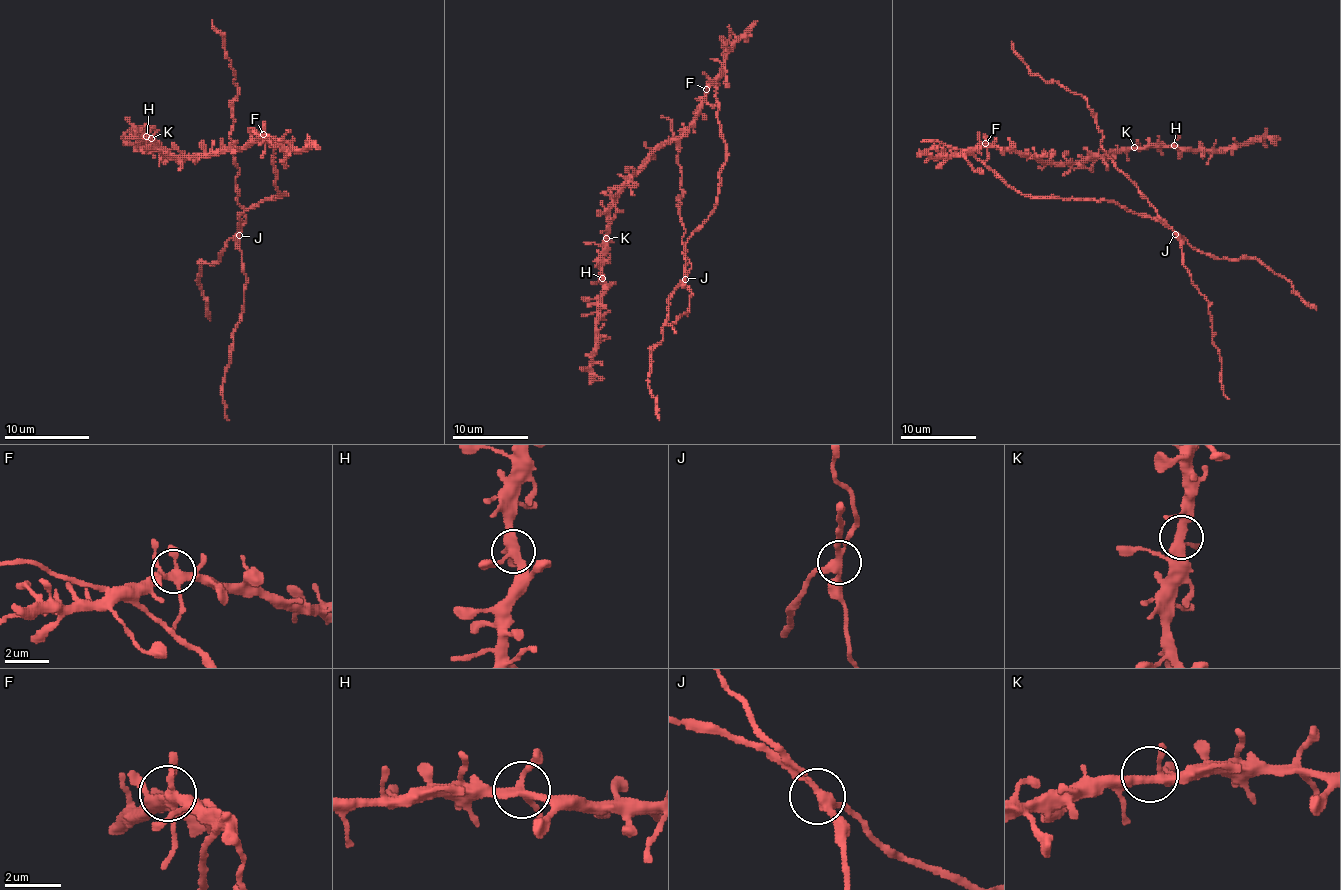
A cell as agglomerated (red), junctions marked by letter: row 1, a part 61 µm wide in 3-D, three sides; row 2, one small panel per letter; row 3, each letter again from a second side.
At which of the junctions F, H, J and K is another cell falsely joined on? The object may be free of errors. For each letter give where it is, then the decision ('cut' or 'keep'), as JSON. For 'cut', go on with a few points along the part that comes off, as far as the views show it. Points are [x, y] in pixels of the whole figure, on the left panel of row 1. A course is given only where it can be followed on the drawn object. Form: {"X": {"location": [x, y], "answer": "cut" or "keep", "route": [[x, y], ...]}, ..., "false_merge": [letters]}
{"F": {"location": [263, 134], "answer": "keep"}, "H": {"location": [146, 136], "answer": "keep"}, "J": {"location": [239, 235], "answer": "cut", "route": [[240, 236], [246, 215], [237, 202], [235, 179], [240, 170], [229, 138], [237, 88], [225, 37], [212, 20]]}, "K": {"location": [151, 138], "answer": "keep"}, "false_merge": ["J"]}

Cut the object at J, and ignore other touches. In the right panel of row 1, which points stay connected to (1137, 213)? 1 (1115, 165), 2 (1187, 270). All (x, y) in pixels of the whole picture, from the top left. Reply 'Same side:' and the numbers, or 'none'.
Same side: none

